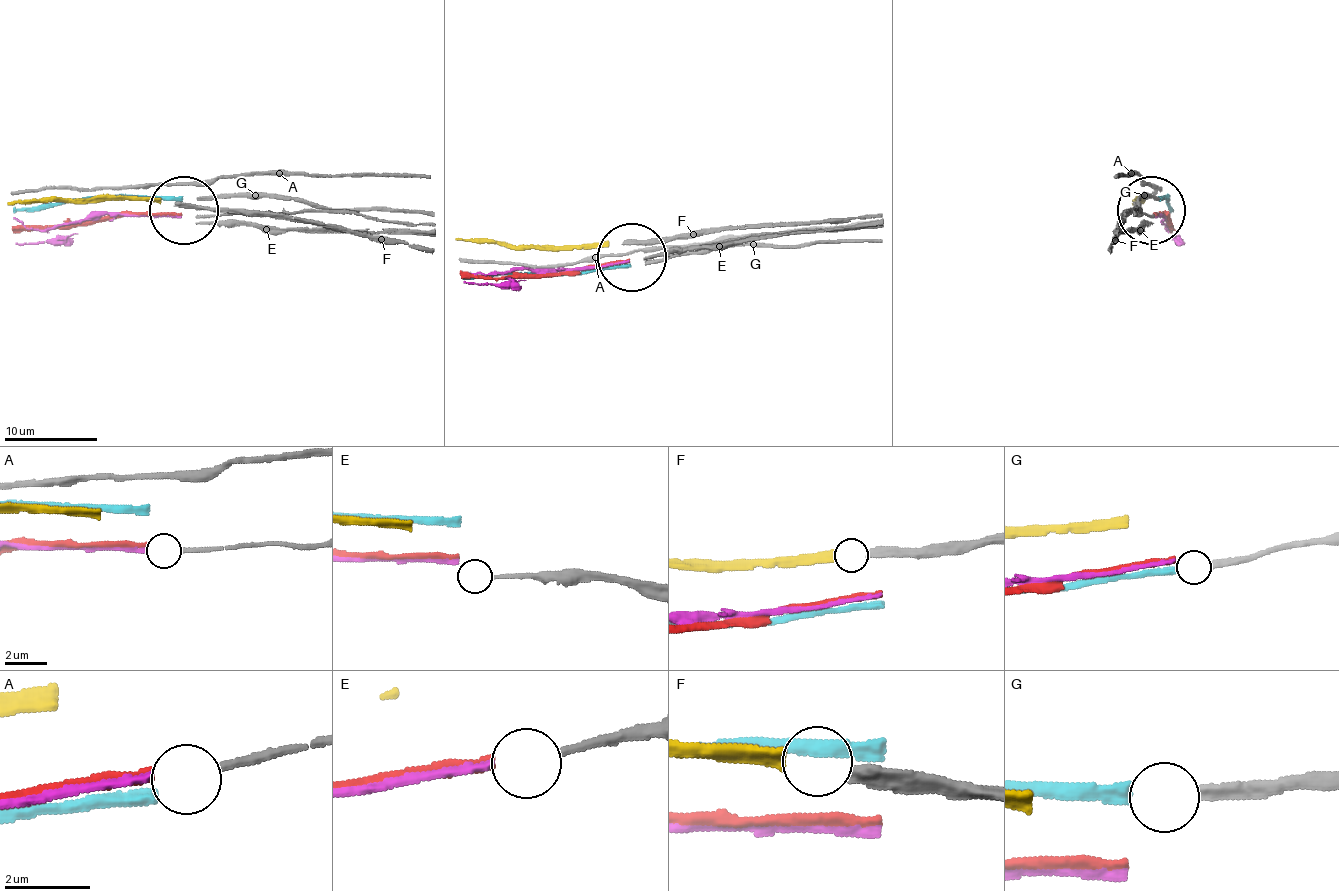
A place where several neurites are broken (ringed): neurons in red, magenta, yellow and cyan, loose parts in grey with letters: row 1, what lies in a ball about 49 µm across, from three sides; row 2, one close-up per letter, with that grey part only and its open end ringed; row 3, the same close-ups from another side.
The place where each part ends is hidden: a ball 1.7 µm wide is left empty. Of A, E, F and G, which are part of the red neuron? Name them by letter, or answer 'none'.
none

